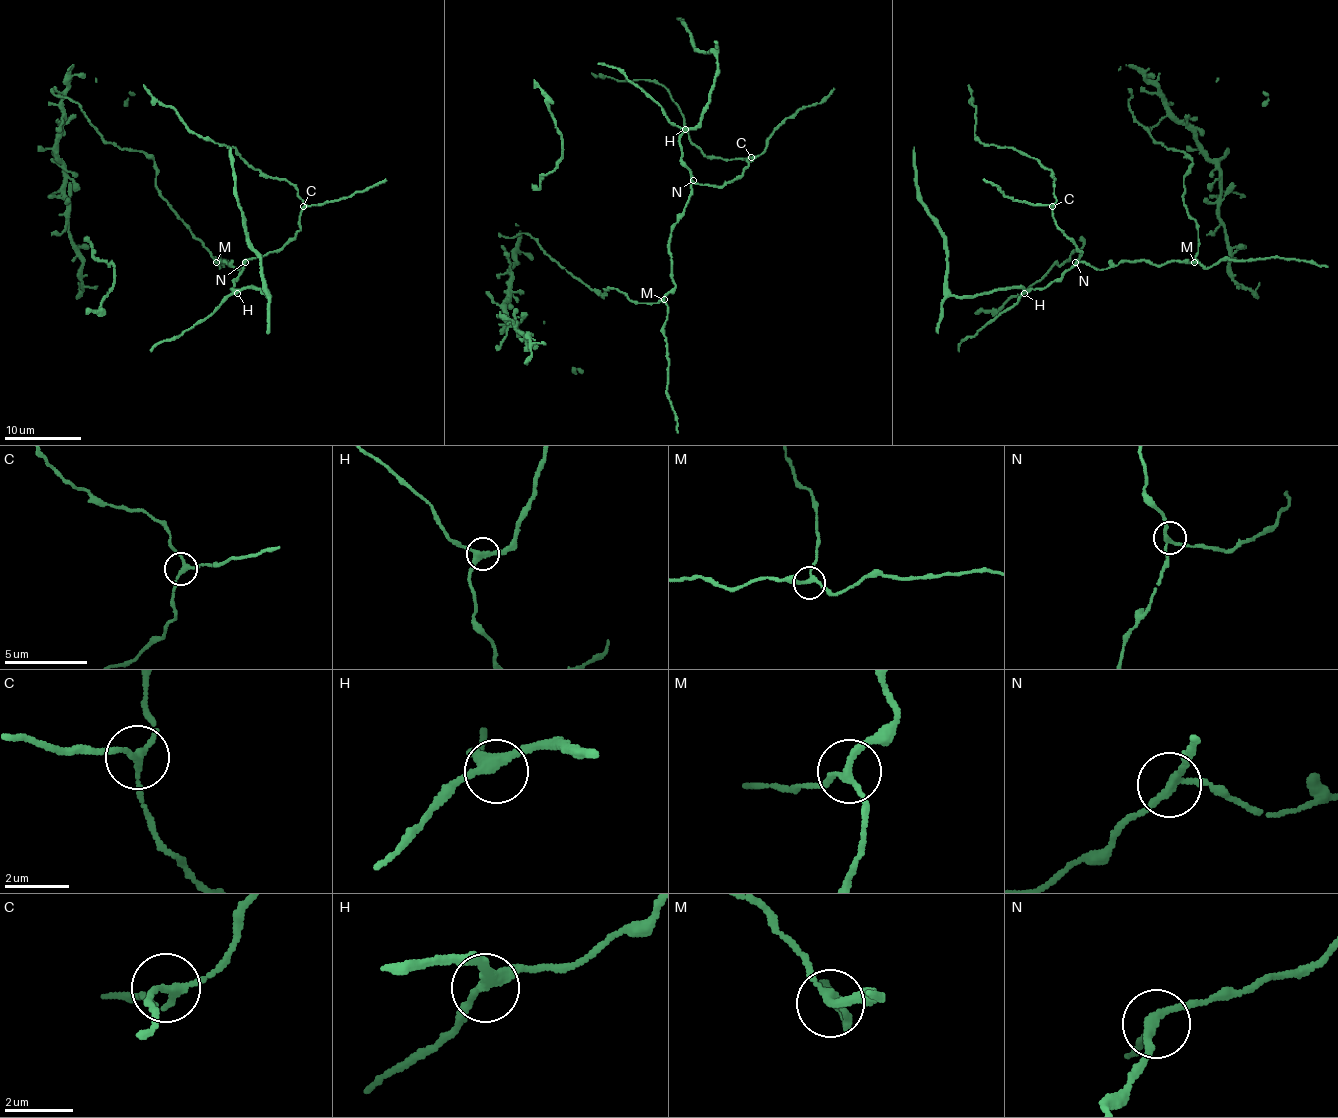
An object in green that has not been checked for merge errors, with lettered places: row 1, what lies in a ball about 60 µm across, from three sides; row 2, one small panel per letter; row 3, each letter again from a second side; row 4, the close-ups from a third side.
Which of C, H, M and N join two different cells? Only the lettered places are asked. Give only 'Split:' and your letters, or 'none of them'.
Split: none of them

